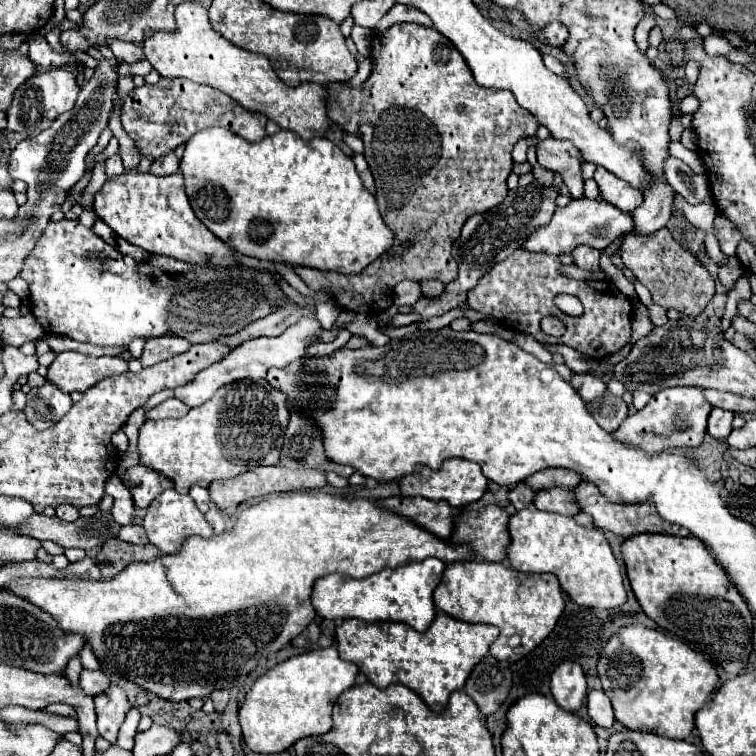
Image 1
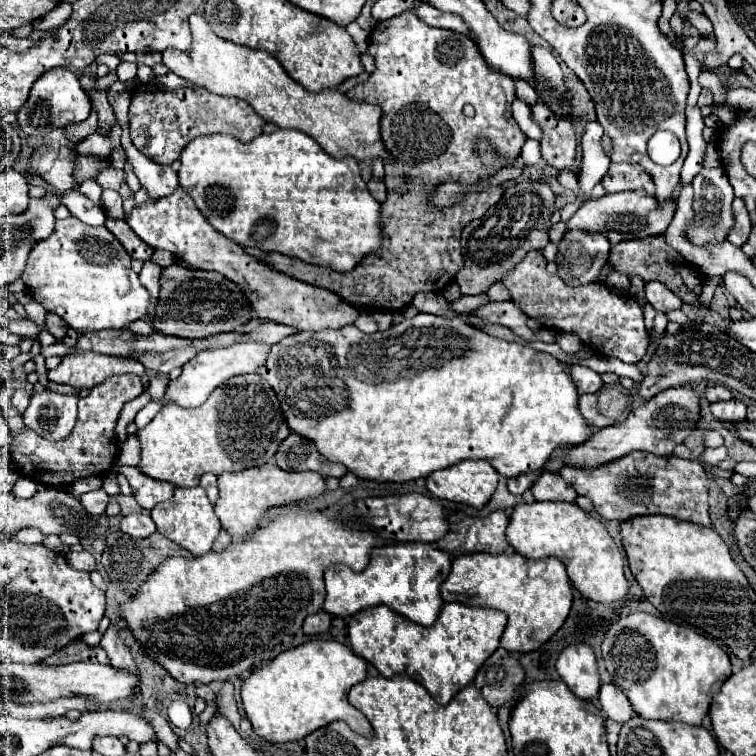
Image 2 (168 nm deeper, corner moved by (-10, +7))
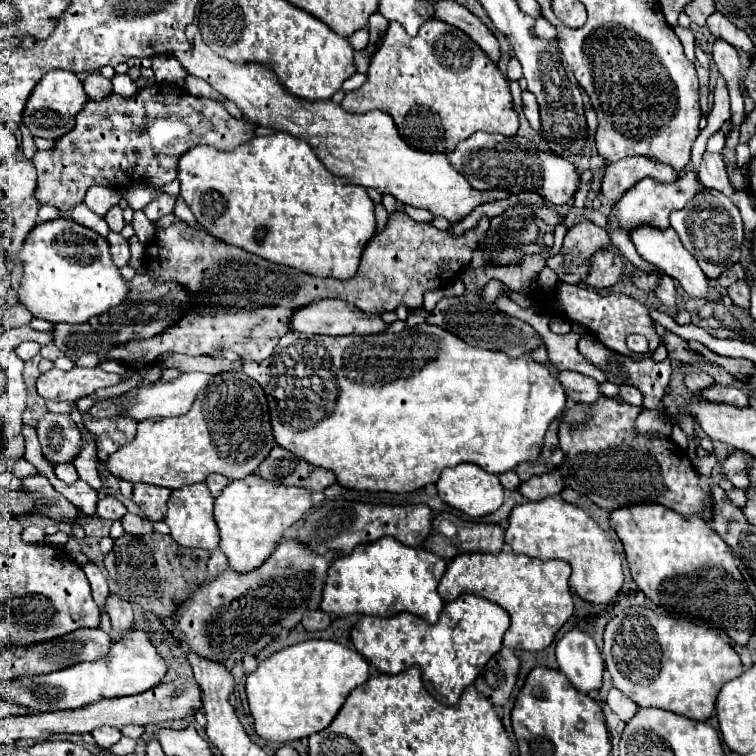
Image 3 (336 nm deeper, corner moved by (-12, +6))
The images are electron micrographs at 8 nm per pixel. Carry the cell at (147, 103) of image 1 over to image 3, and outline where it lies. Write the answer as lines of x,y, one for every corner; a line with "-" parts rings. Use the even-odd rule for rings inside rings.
156,82
152,86
140,88
134,96
122,98
110,94
104,100
88,100
76,116
76,126
64,134
50,150
38,150
32,162
38,170
38,186
35,197
40,204
50,204
60,208
62,216
70,216
70,210
84,202
84,194
90,186
108,186
114,190
128,188
132,182
146,182
154,188
162,188
172,182
178,174
178,158
198,144
208,144
218,150
230,152
240,144
254,138
254,126
246,120
232,118
222,102
210,98
196,98
180,86

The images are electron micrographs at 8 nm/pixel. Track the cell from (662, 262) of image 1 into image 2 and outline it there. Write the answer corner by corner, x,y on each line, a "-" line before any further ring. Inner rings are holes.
652,235
652,237
642,237
642,239
632,239
632,241
622,241
618,245
612,245
610,251
610,263
626,275
640,275
644,281
660,281
664,283
674,295
678,295
684,303
692,303
692,305
700,305
700,295
690,291
686,287
686,283
680,277
680,269
686,267
684,257
674,251
668,243
664,235

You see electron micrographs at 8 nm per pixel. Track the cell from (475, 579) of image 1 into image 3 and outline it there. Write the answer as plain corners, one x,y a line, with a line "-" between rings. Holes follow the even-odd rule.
464,552
456,556
440,584
438,592
446,602
458,598
458,594
478,594
490,602
496,602
510,614
510,628
504,634
504,646
538,652
552,644
556,632
572,616
572,596
570,596
570,564
562,560
538,560
514,552
482,554

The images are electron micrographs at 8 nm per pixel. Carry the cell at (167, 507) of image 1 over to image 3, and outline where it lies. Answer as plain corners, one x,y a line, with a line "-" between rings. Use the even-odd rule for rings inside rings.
204,482
172,490
170,500
168,500
168,514
164,518
164,522
170,526
172,538
178,544
184,544
188,548
204,548
204,550
218,548
220,536
218,536
218,526
212,516
212,506
214,506
214,498

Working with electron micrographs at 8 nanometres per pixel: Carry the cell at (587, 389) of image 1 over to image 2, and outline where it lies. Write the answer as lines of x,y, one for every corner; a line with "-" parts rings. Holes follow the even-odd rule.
574,365
570,369
570,377
576,383
580,393
594,393
594,391
602,389
602,385
604,385
600,373
596,373
596,371
588,369
588,367
582,367
582,365

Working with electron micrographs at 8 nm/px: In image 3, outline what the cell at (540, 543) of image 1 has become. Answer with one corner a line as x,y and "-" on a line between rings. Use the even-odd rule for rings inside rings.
560,496
538,502
524,502
512,508
504,542
516,552
530,558
558,558
572,566
570,588
586,602
606,604
614,600
624,584
622,558
616,554
614,540
576,504
564,502

